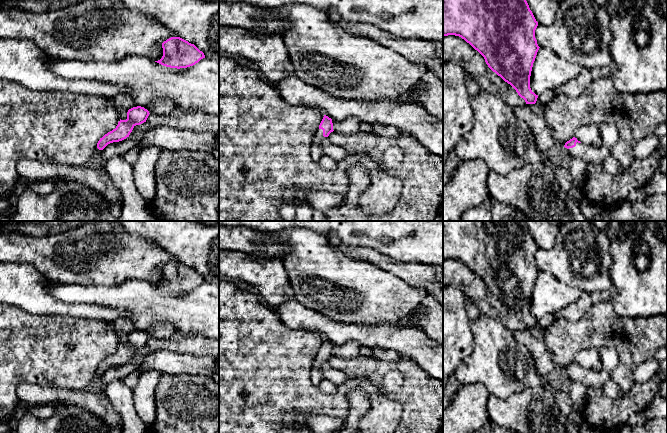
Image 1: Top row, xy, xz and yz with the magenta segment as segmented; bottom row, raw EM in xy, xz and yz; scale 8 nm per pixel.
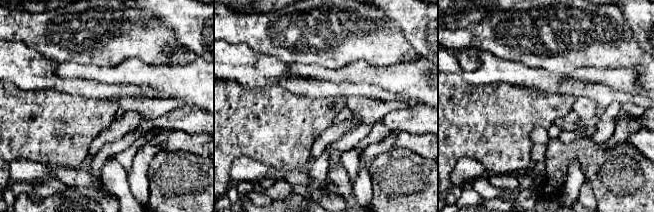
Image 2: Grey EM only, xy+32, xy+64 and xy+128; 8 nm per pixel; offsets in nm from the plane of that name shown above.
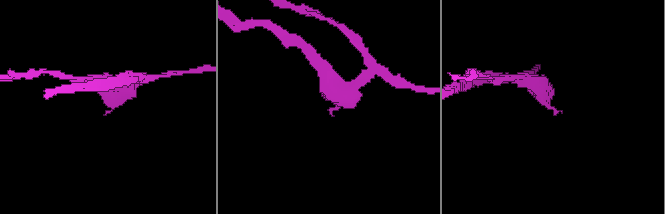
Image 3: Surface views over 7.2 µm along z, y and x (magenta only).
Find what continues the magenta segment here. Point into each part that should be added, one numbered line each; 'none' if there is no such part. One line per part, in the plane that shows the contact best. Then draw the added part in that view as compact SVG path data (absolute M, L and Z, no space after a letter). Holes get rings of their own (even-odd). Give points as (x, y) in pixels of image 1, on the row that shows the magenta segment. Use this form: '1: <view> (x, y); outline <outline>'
1: yz (589, 154); outline M577 142L575 147L568 150L572 156L583 159L586 164L602 164L604 160L604 155L600 148L588 146L583 143Z

